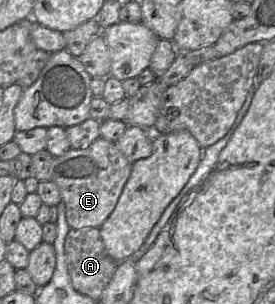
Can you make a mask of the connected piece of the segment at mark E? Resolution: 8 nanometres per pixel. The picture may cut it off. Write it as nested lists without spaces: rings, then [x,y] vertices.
[[[101,137],[85,149],[71,148],[62,156],[55,157],[51,180],[58,186],[65,203],[69,227],[99,228],[115,209],[132,165],[115,143]]]

